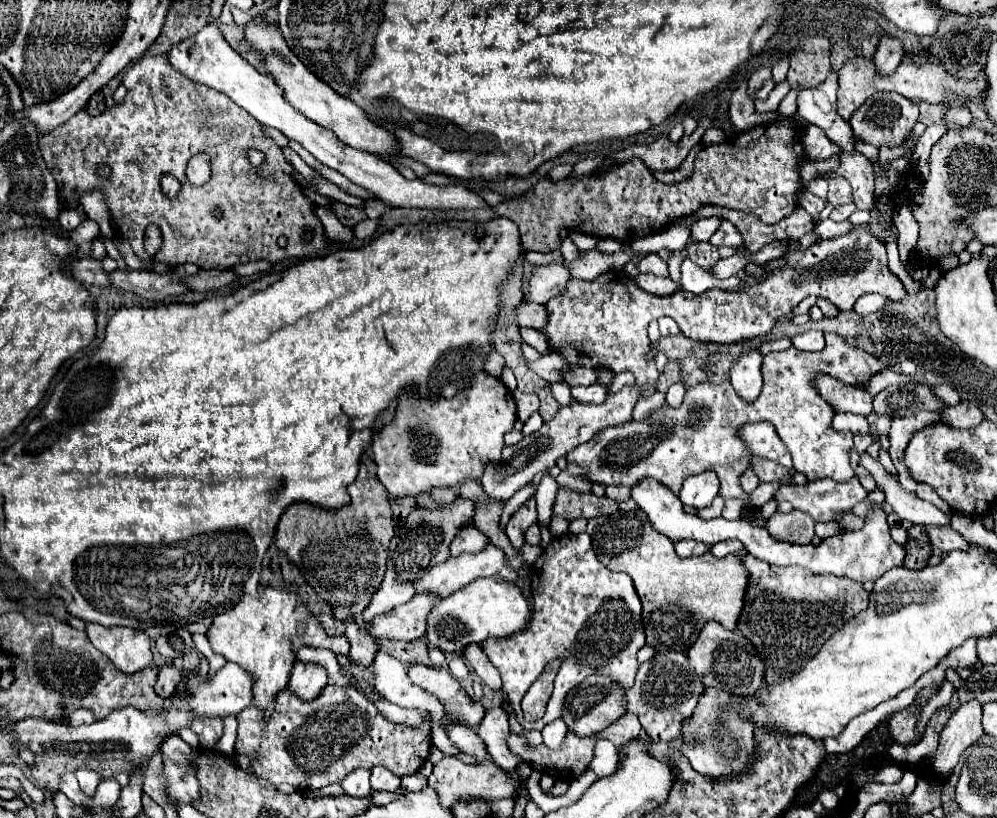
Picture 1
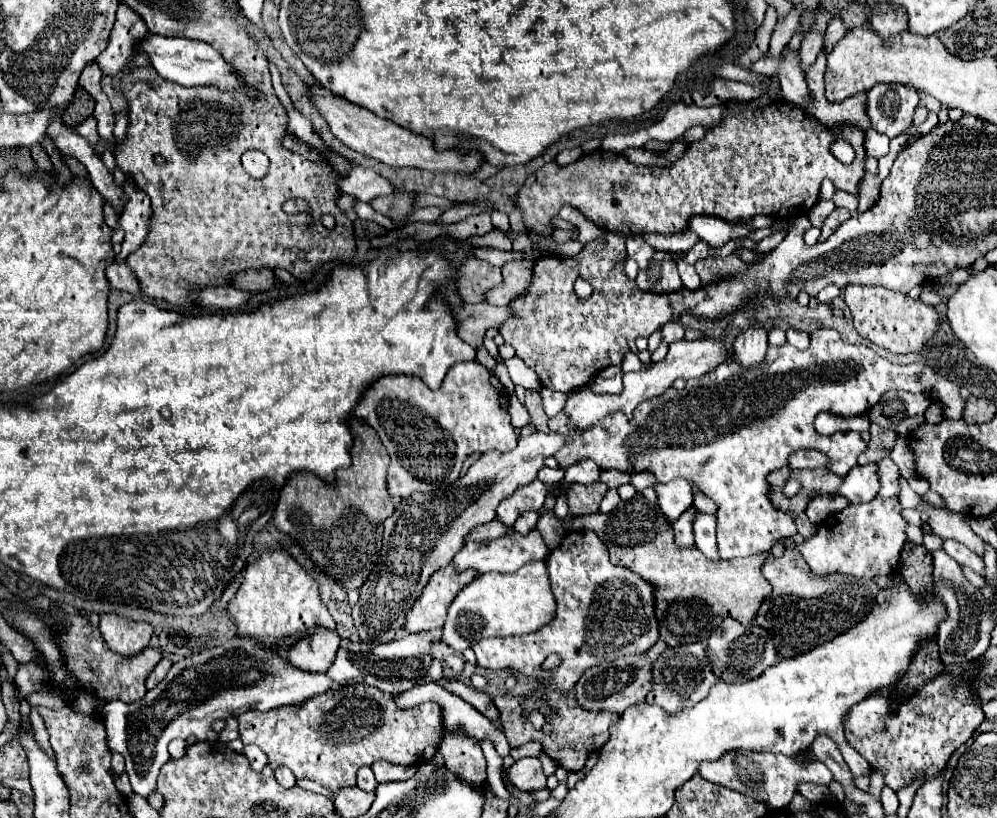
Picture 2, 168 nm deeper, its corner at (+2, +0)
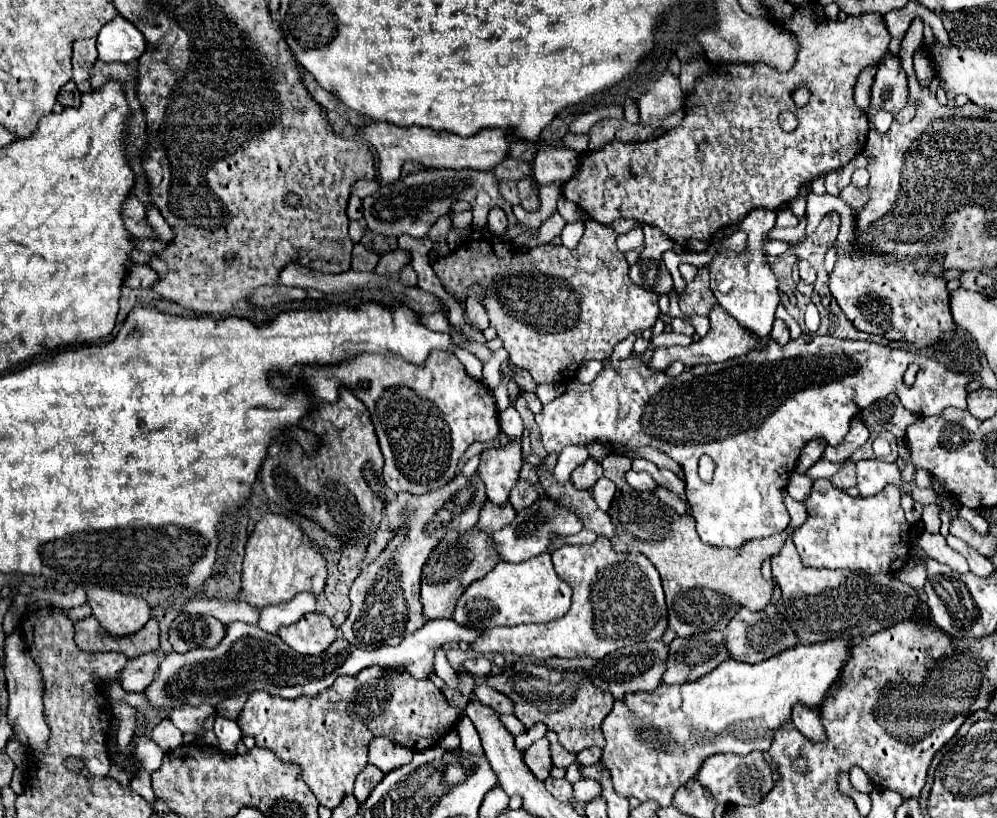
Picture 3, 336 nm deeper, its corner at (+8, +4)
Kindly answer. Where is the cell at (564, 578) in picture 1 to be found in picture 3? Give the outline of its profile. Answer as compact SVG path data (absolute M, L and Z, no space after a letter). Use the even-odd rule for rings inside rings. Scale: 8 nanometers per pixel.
M600 536L592 546L564 544L564 546L556 548L550 556L552 556L556 574L564 582L572 584L572 590L574 590L572 606L566 612L566 616L546 622L546 624L518 624L512 628L492 628L478 640L478 644L472 644L472 648L476 652L480 652L480 654L488 654L488 652L508 654L510 652L516 656L532 656L538 660L546 660L552 656L558 656L558 658L578 658L578 656L604 658L606 654L612 654L622 646L662 638L664 630L668 628L668 608L664 602L660 574L644 554L614 552L612 542L604 536Z

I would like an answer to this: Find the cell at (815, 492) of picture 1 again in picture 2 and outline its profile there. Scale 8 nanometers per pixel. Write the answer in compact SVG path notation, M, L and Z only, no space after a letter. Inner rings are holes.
M866 464L866 466L856 466L852 468L838 490L840 496L844 496L850 504L860 504L860 502L870 502L878 494L878 476L876 476L876 466Z

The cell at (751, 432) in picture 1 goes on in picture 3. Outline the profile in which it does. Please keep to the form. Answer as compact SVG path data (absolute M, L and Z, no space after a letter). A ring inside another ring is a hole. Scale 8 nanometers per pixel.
M854 418L852 424L850 424L850 432L846 434L846 438L838 444L838 446L826 446L824 450L824 458L830 460L830 462L836 462L836 460L846 460L850 458L860 446L866 444L868 440L868 428L864 426L864 422L860 418Z

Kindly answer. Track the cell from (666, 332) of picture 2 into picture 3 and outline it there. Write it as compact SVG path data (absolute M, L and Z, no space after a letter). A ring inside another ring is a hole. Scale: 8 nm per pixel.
M674 318L674 320L670 322L670 326L672 326L672 330L674 330L674 332L688 334L688 336L692 336L692 334L694 334L694 326L692 326L686 318Z

